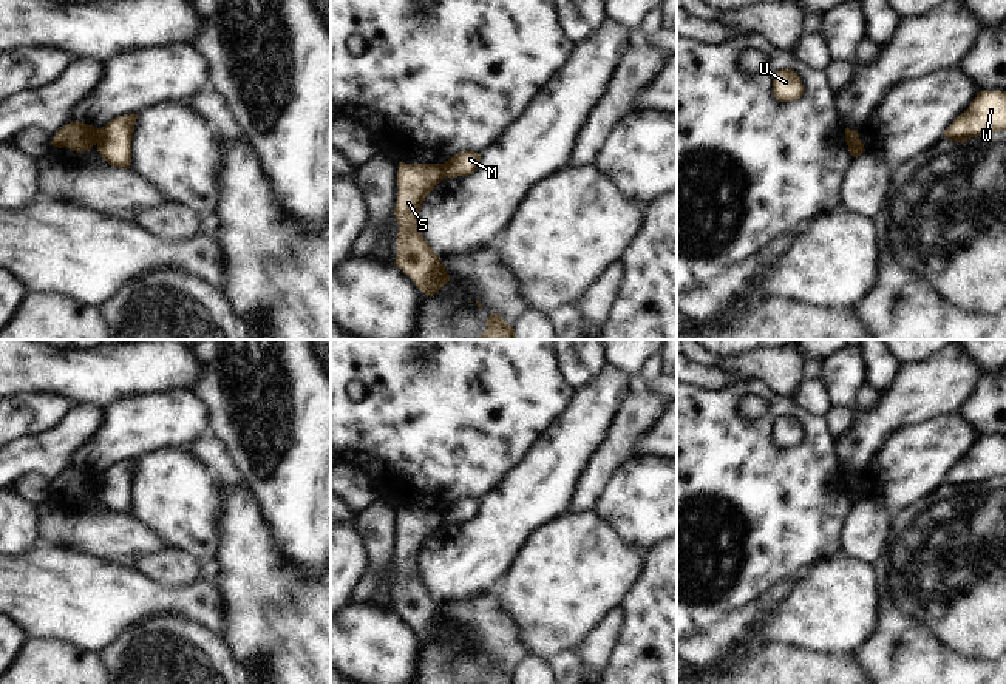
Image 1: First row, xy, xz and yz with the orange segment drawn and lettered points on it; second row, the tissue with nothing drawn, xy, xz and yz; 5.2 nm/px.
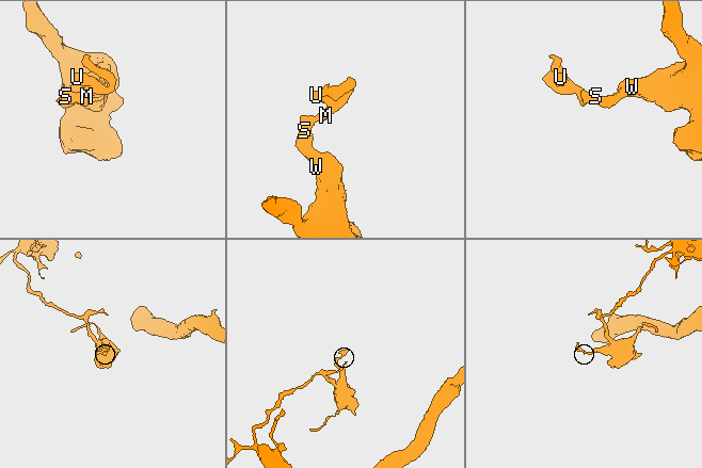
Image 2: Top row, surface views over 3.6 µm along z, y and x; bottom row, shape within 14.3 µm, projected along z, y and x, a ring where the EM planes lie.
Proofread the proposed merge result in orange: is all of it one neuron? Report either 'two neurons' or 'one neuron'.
two neurons

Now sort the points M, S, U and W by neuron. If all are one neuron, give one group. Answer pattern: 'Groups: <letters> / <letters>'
Groups: M U / S W

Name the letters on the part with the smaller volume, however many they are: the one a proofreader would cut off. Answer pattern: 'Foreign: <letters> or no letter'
Foreign: M, U

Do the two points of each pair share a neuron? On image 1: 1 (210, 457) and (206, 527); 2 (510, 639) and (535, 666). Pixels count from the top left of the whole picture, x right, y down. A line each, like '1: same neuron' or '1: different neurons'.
1: different neurons
2: different neurons

